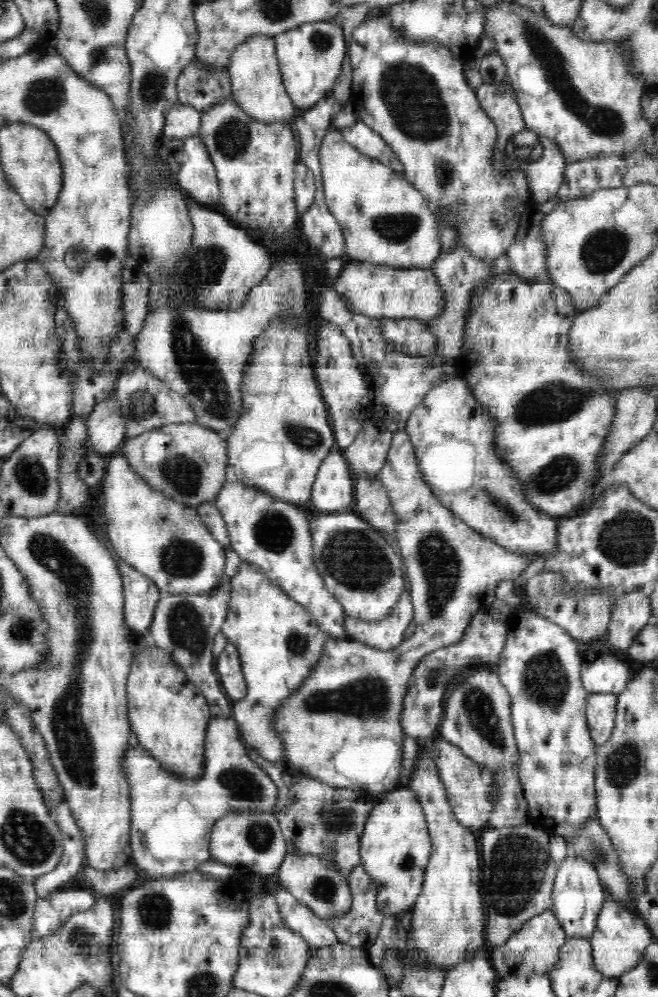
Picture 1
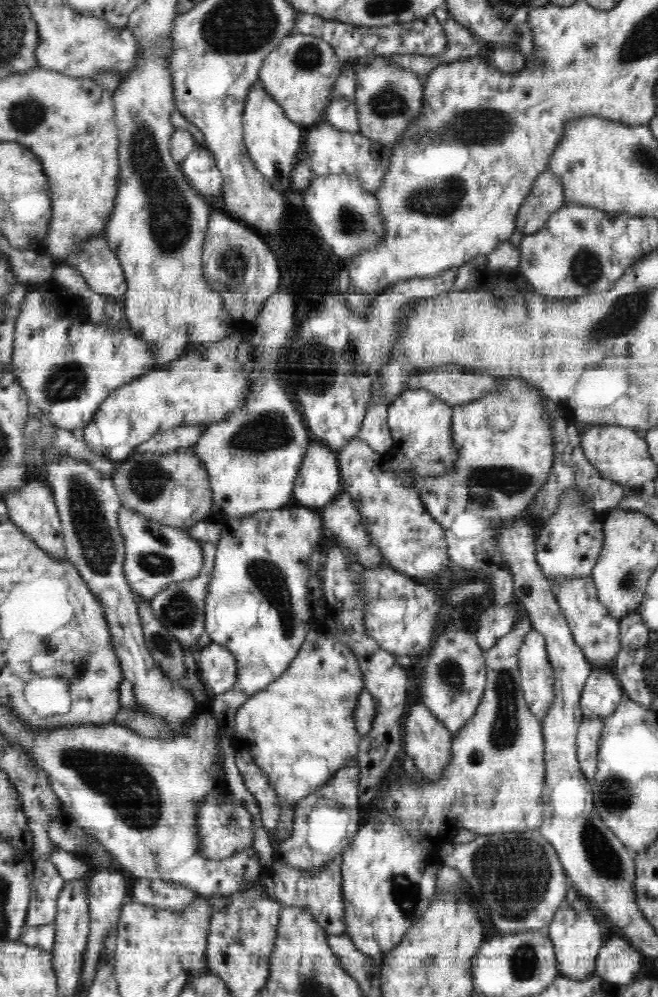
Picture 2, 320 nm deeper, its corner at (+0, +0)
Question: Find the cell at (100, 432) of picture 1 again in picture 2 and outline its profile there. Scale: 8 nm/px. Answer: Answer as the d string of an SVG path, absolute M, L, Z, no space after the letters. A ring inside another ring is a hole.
M246 326L248 330L244 332L244 330L238 330L238 336L242 336L242 338L236 337L236 339L229 342L228 340L222 340L213 343L204 343L198 345L194 349L190 349L183 357L177 358L172 362L166 363L165 366L161 368L156 368L148 374L144 374L142 376L136 377L132 382L125 384L124 386L120 386L120 388L114 390L108 398L106 398L105 402L102 402L102 405L98 407L98 411L94 416L93 421L84 426L82 428L84 432L84 439L86 445L96 451L100 456L109 458L110 460L121 460L124 461L128 458L132 453L134 453L137 447L148 440L151 440L156 436L156 434L161 434L165 431L170 431L179 426L202 426L202 425L214 425L220 422L223 422L226 418L230 418L238 408L242 408L245 406L247 402L246 398L248 398L248 392L250 392L250 386L252 386L252 374L254 370L256 370L256 363L254 363L254 359L252 359L252 355L250 355L250 348L252 348L252 343L250 343L250 330L249 327Z

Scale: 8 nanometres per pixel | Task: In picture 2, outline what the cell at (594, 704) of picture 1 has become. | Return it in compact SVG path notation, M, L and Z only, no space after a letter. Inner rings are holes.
M583 718L577 732L577 759L581 771L592 782L597 771L597 752L602 738L603 718Z

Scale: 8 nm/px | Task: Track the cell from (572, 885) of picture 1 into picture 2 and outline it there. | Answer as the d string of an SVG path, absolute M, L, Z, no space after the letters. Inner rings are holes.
M578 896L572 905L565 902L554 916L552 923L545 929L547 937L554 945L559 976L567 976L574 980L586 980L593 976L596 960L603 946L597 910L582 896Z

